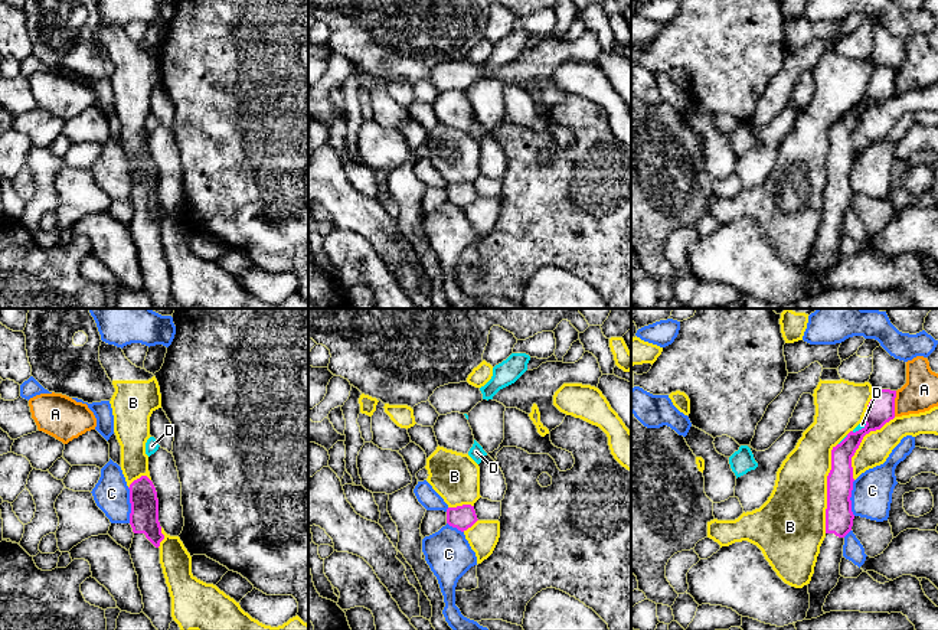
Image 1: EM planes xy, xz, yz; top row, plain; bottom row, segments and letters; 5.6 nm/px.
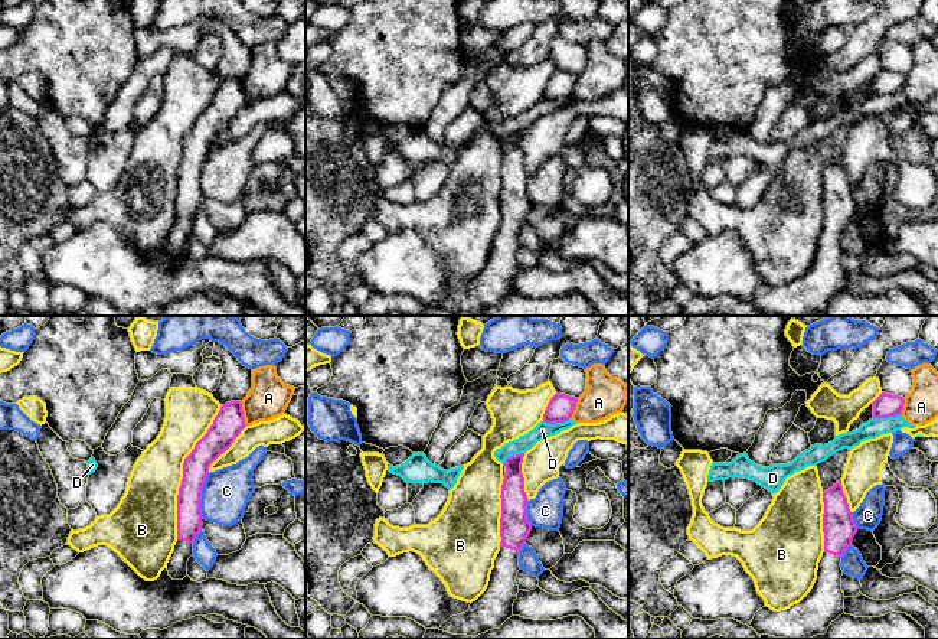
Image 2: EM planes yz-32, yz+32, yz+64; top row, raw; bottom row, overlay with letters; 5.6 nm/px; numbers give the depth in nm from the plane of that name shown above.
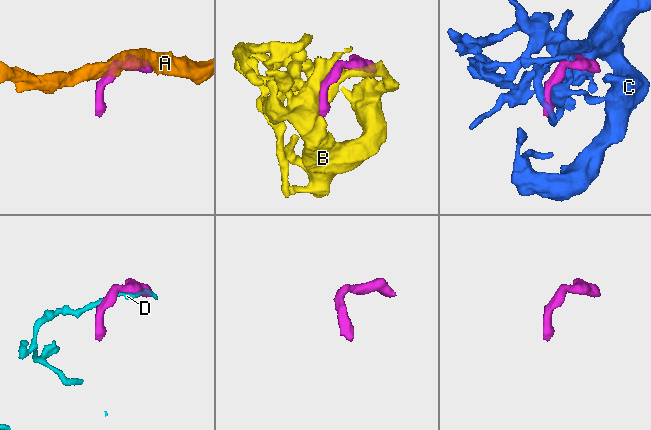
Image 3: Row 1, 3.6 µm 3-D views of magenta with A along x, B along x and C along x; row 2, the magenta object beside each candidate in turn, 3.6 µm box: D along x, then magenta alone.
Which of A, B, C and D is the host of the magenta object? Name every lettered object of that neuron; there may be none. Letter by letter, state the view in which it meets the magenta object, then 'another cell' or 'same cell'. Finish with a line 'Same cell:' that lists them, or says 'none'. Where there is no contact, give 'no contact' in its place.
A: meets magenta in yz; another cell
B: meets magenta in yz; another cell
C: meets magenta in xy; another cell
D: meets magenta in yz; another cell
Same cell: none

